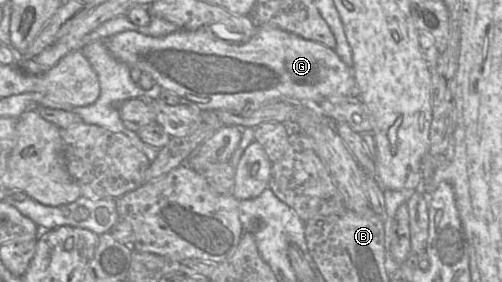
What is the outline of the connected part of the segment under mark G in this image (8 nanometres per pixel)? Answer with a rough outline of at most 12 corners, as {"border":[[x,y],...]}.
{"border":[[124,31],[113,57],[202,111],[357,96],[319,42]]}

